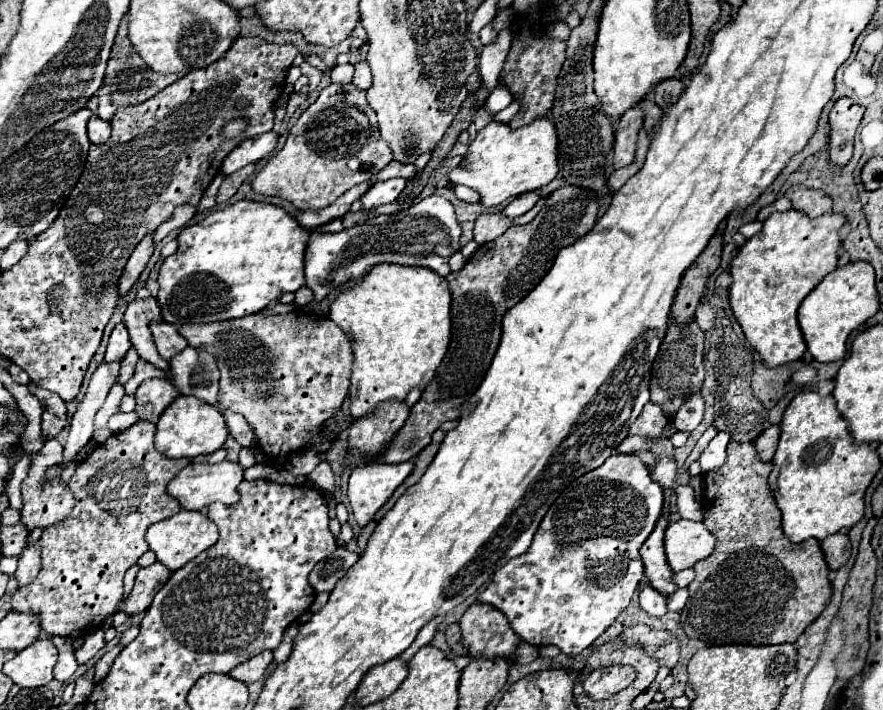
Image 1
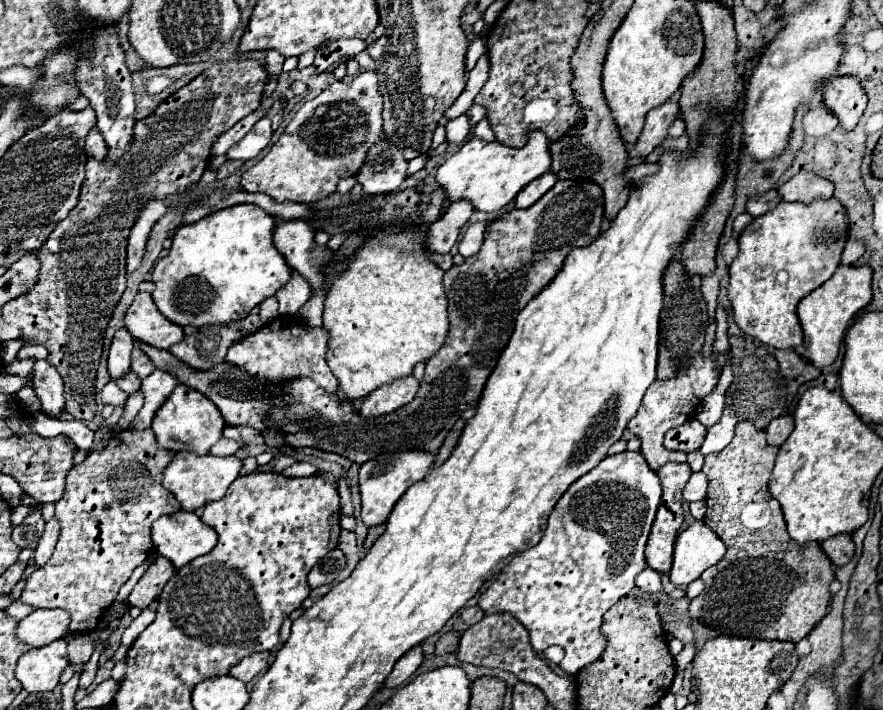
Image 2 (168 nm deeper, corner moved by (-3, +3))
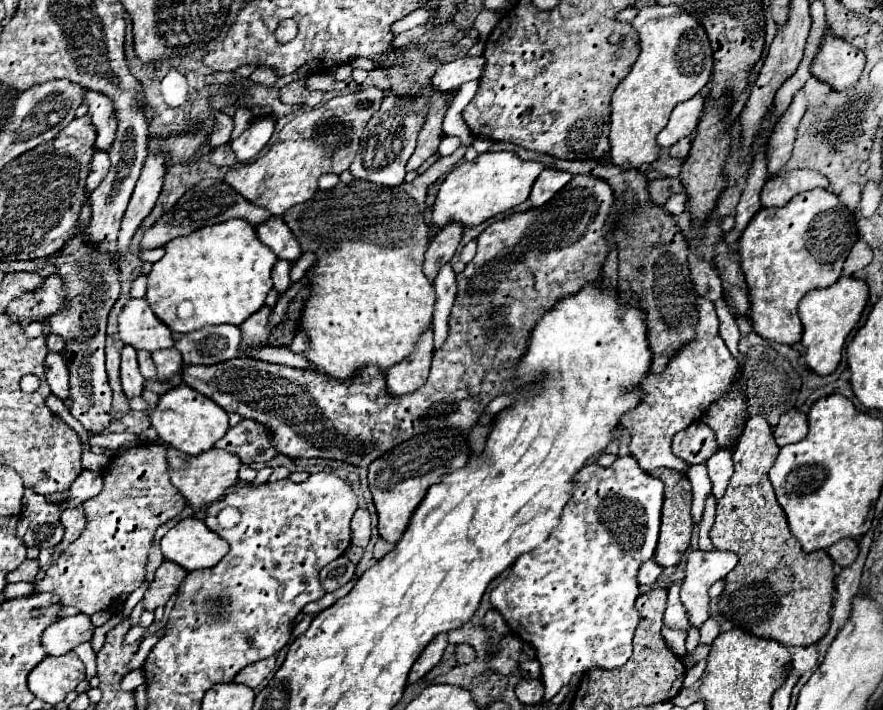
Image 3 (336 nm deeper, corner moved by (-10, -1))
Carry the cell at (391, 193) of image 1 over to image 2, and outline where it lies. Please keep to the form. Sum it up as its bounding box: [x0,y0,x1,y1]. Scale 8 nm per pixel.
[356,132,408,194]

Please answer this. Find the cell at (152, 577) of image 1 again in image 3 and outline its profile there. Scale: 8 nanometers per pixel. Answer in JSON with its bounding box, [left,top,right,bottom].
[143,560,187,610]

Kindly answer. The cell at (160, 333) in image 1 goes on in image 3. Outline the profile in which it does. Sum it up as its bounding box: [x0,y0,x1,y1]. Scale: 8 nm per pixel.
[119,300,175,352]

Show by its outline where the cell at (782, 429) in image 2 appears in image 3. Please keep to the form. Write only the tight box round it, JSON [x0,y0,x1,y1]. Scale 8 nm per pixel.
[773,410,809,446]

